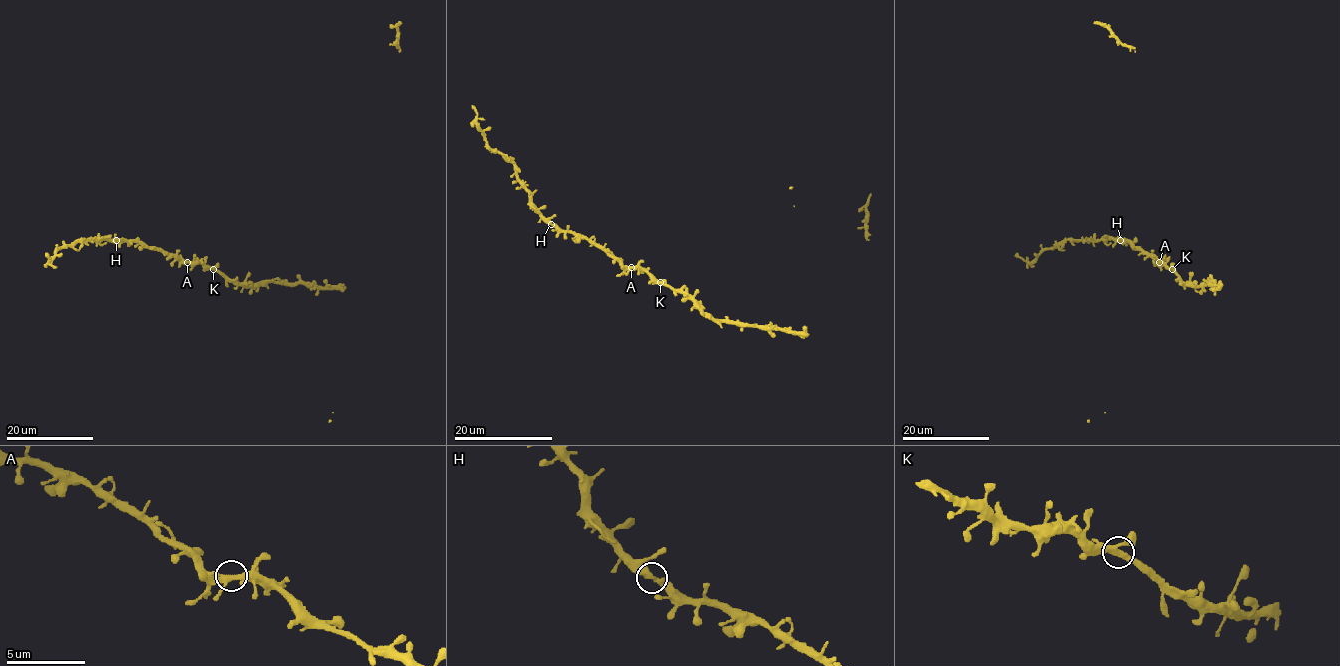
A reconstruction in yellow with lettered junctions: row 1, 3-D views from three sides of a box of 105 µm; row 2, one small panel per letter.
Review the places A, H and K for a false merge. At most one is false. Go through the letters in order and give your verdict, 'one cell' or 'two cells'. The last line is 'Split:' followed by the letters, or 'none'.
A: one cell
H: one cell
K: one cell
Split: none

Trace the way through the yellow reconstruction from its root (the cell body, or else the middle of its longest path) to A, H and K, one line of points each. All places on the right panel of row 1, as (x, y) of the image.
A: (1210, 283), (1185, 284), (1172, 269), (1159, 262)
H: (1210, 283), (1185, 284), (1172, 269), (1129, 241), (1121, 240)
K: (1210, 283), (1185, 284), (1172, 269)

